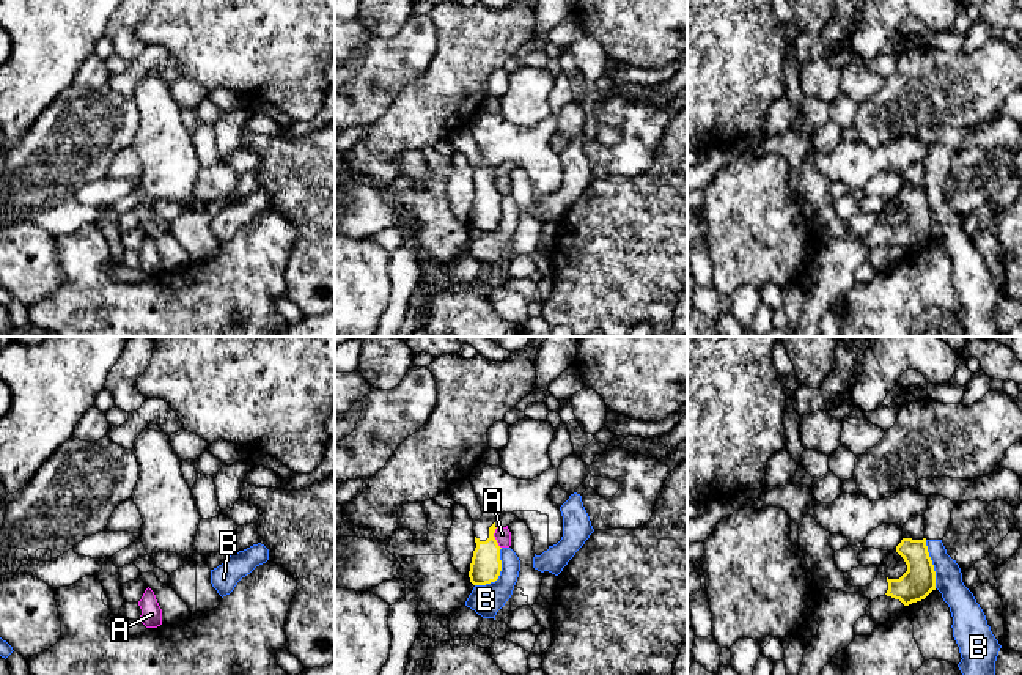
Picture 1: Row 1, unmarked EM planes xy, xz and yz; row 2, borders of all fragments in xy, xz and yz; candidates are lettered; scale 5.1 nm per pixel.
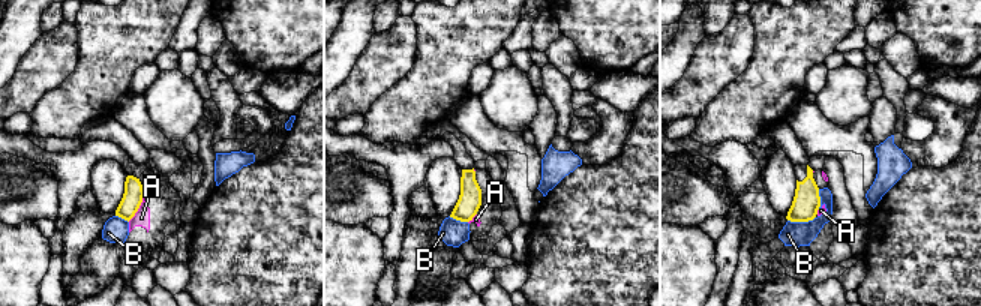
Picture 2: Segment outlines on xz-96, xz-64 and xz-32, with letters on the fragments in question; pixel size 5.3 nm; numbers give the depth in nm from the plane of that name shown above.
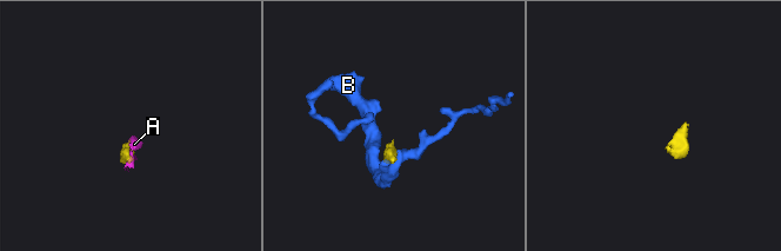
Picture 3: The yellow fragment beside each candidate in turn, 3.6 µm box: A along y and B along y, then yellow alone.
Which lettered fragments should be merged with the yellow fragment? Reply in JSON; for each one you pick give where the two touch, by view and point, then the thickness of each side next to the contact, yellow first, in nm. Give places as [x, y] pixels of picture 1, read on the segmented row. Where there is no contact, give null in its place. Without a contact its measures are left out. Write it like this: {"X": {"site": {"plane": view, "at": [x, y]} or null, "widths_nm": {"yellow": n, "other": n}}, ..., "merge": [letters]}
{"merge": []}

